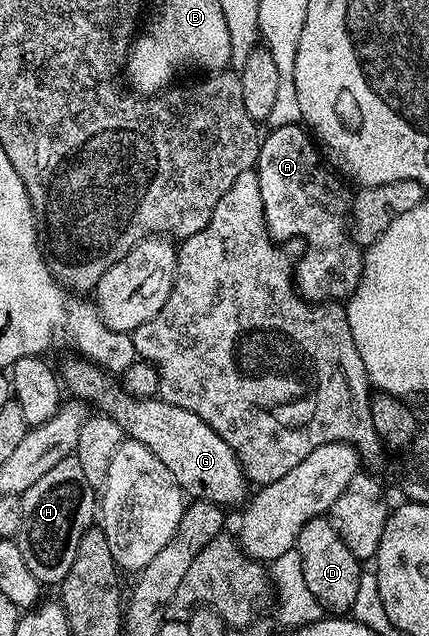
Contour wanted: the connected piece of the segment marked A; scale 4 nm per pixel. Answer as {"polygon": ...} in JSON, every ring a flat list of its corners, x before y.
{"polygon":[[302,125,277,126,270,133,268,138,266,135,259,143,259,159,255,161,254,169,257,184,261,184,261,204,267,230,279,244,287,244,283,242,290,238,303,241,303,259,294,263,293,277,296,290,306,301,312,304,342,303,354,294,359,284,359,275,363,272,364,251,349,229,352,191,347,191,348,183,328,165,320,147]]}

